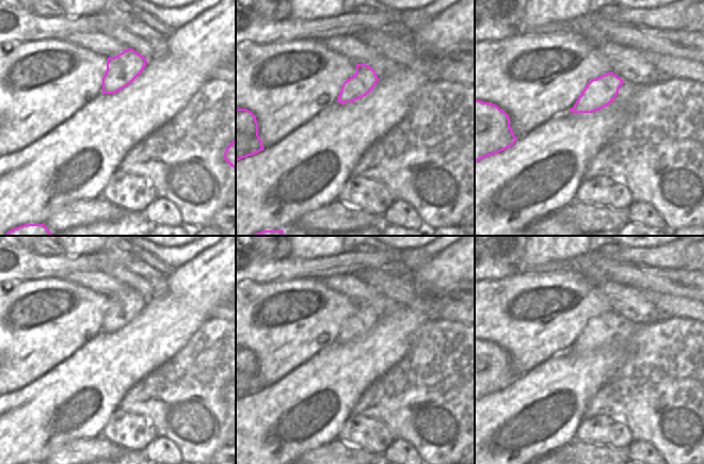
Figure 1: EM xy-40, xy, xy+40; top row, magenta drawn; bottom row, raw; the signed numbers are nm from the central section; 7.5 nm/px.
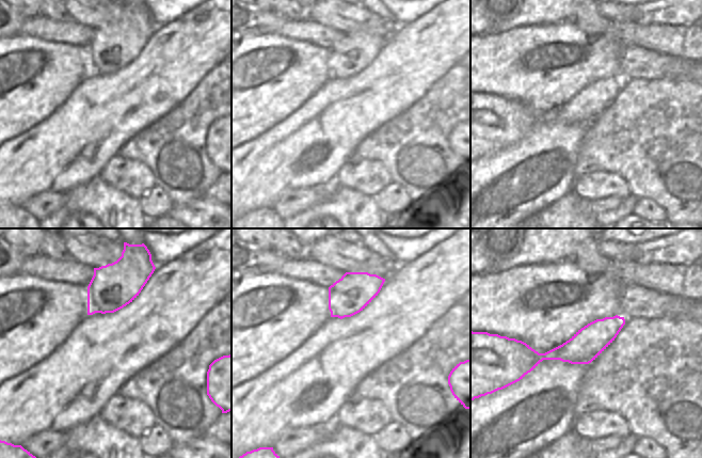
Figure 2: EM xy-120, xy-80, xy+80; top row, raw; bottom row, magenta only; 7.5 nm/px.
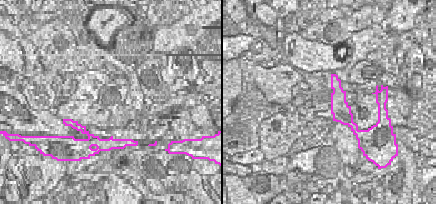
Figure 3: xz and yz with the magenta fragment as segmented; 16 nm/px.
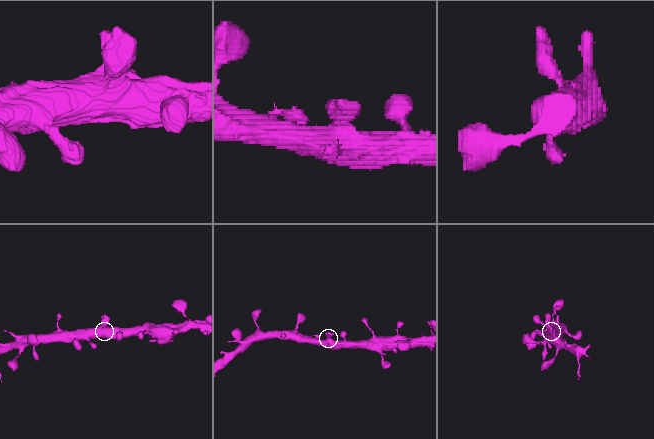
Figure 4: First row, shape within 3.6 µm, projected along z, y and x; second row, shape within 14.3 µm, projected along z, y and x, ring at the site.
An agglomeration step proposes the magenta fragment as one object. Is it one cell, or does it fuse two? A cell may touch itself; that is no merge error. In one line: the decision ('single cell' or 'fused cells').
single cell

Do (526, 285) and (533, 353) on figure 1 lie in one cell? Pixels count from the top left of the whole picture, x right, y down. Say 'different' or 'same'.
same

